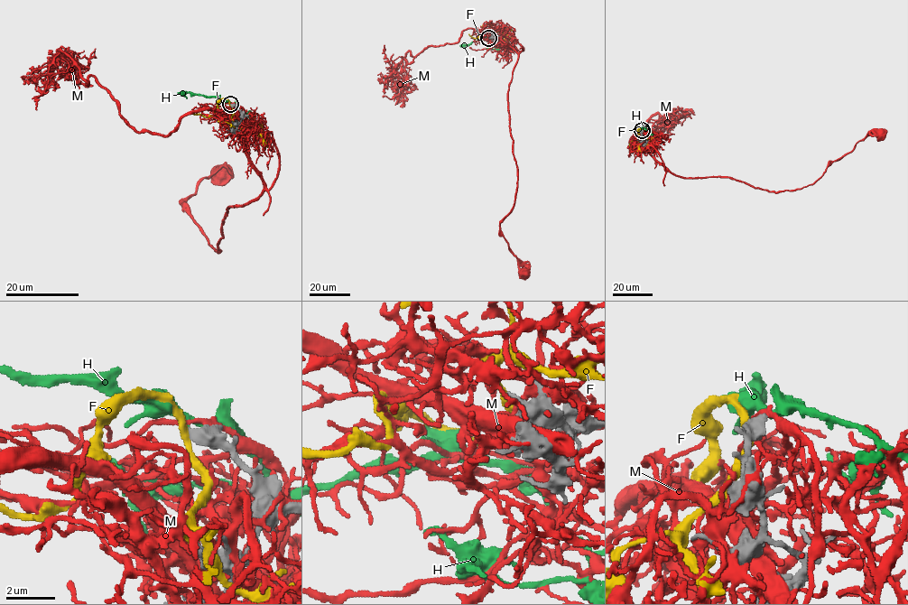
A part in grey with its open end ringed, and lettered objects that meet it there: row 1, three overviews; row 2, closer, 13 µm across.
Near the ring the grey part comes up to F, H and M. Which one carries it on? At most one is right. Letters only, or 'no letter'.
H

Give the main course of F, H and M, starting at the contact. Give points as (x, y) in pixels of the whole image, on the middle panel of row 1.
F: (489, 38), (492, 30), (503, 32), (510, 38), (508, 41), (502, 39)
H: (488, 38), (459, 46)
M: (489, 38), (506, 44), (518, 58), (507, 104), (517, 186), (512, 209), (499, 227), (524, 272)

